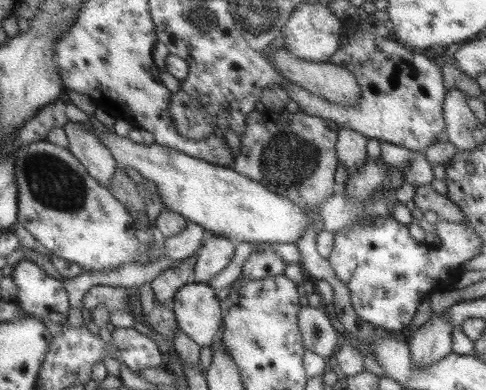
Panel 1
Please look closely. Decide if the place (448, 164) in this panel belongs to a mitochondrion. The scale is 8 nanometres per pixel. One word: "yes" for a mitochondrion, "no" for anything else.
no

